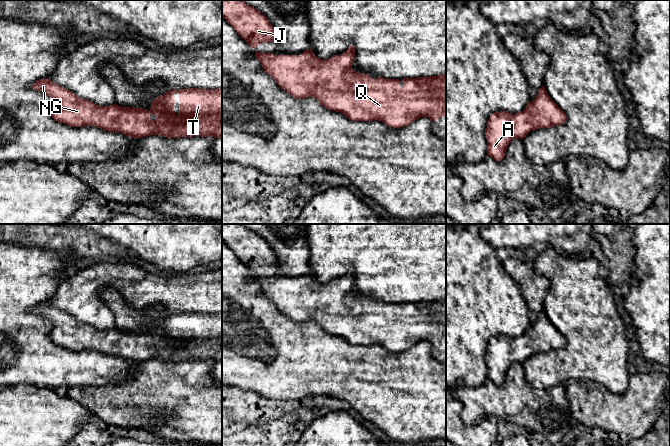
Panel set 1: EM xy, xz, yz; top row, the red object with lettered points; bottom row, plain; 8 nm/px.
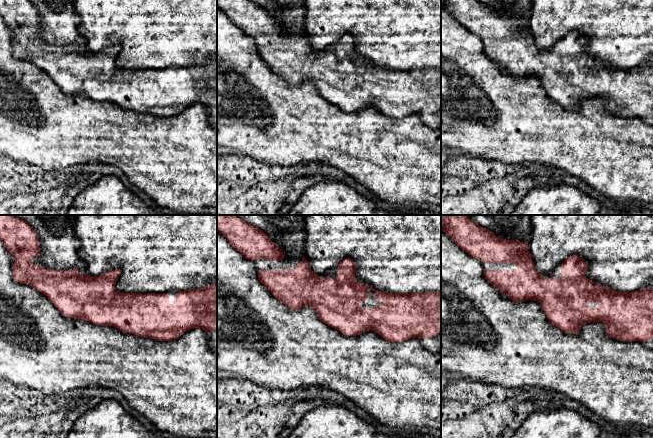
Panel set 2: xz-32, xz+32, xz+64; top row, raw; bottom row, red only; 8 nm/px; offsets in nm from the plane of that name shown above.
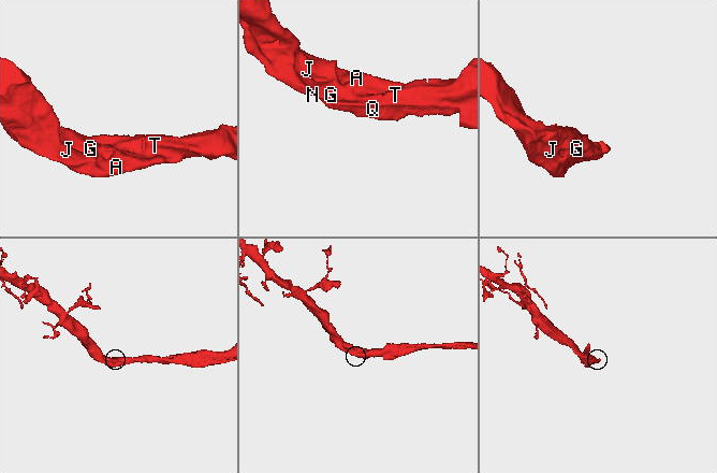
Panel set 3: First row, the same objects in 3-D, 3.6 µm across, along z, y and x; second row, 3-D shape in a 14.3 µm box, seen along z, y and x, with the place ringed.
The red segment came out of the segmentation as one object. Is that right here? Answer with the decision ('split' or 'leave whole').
leave whole

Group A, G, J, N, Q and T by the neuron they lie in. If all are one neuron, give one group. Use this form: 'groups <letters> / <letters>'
groups A G J N Q T

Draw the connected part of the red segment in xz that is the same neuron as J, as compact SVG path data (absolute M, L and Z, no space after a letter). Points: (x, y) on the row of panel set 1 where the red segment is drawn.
M222 0L224 18L247 44L256 49L263 42L277 42L277 34L268 18L243 0Z

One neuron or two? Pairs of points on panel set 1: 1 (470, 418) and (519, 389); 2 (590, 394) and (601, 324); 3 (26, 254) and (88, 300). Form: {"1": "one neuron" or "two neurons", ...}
{"1": "one neuron", "2": "two neurons", "3": "two neurons"}

